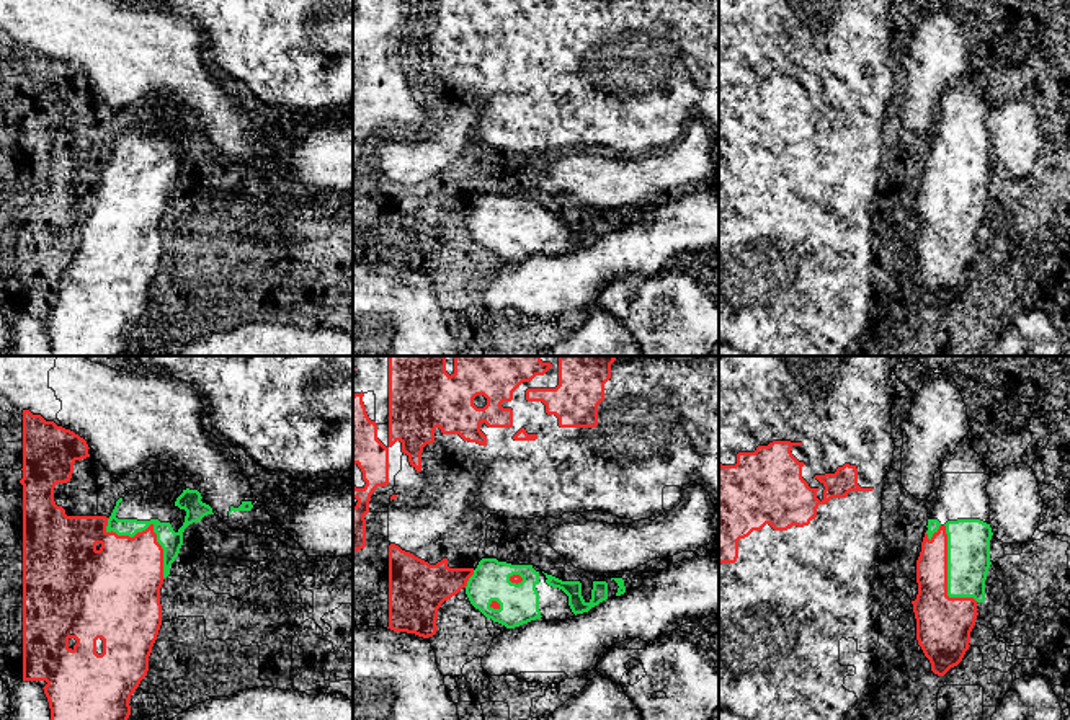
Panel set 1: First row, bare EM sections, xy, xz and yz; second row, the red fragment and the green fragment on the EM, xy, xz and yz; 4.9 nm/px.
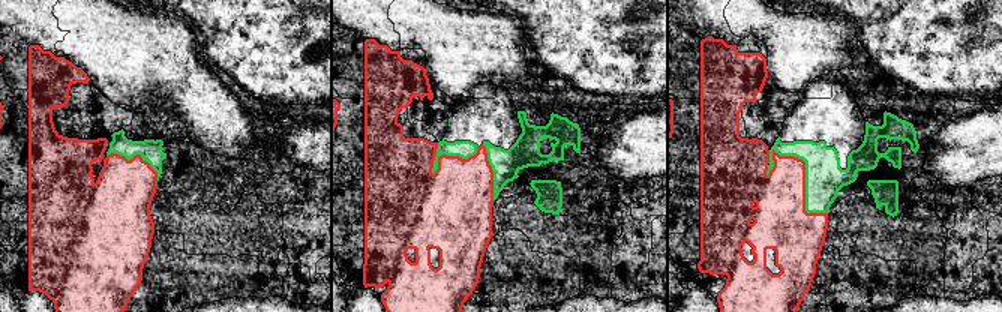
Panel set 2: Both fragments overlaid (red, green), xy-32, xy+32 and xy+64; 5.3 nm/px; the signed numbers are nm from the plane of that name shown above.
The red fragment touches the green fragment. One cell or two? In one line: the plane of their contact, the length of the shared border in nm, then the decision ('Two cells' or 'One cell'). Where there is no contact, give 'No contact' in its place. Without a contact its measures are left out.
Touches red in xy. Shared border 400 nm. Two cells

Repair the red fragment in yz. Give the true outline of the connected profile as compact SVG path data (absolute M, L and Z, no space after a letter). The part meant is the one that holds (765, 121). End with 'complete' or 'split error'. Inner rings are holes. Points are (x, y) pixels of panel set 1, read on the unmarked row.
M773 75L768 80L758 80L755 87L738 87L737 88L737 98L735 100L722 100L720 98L720 82L719 82L719 201L722 198L735 198L738 193L738 175L748 171L753 165L761 165L766 158L769 158L774 165L787 165L792 160L804 162L809 160L812 153L817 152L817 142L820 139L827 139L831 132L846 132L849 126L872 126L874 122L861 122L858 119L858 103L856 100L845 98L843 101L838 101L835 108L825 108L825 109L815 109L823 121L823 134L820 136L817 132L818 122L810 122L809 118L802 113L802 101L804 96L799 96L791 83L794 80L802 80L802 77L791 77L791 75Z; complete

